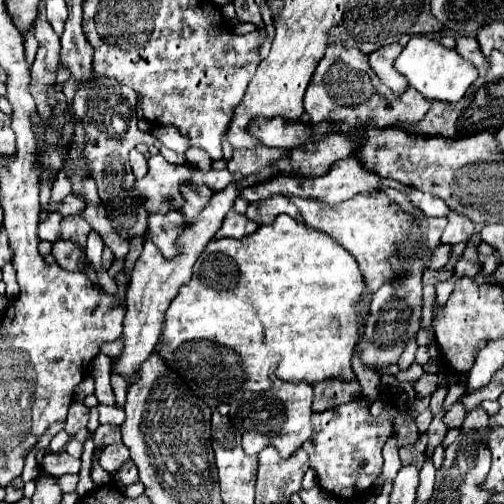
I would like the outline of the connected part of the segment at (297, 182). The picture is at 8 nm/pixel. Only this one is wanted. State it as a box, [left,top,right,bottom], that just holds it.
[241,157,381,205]

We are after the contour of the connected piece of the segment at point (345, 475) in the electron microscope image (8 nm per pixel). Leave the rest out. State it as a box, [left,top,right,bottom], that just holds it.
[303,397,393,499]

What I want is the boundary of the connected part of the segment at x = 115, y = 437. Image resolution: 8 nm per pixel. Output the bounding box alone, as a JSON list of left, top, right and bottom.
[93,425,121,449]

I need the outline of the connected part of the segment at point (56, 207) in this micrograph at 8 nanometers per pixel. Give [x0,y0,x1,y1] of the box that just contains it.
[45,195,83,215]

